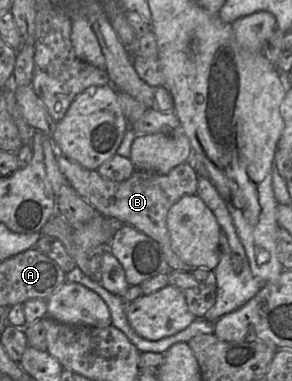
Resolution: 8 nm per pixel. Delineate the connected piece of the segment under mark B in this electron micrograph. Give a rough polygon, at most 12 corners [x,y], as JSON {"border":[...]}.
{"border":[[59,152],[56,162],[98,213],[159,244],[170,270],[192,268],[172,250],[166,223],[198,175],[182,163],[165,175],[102,177]]}

